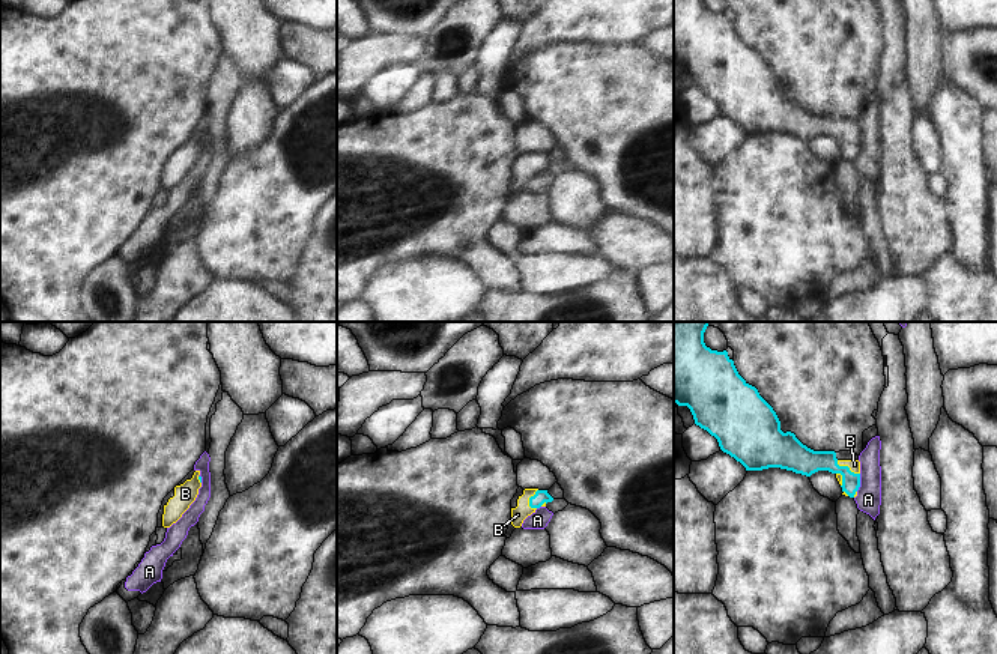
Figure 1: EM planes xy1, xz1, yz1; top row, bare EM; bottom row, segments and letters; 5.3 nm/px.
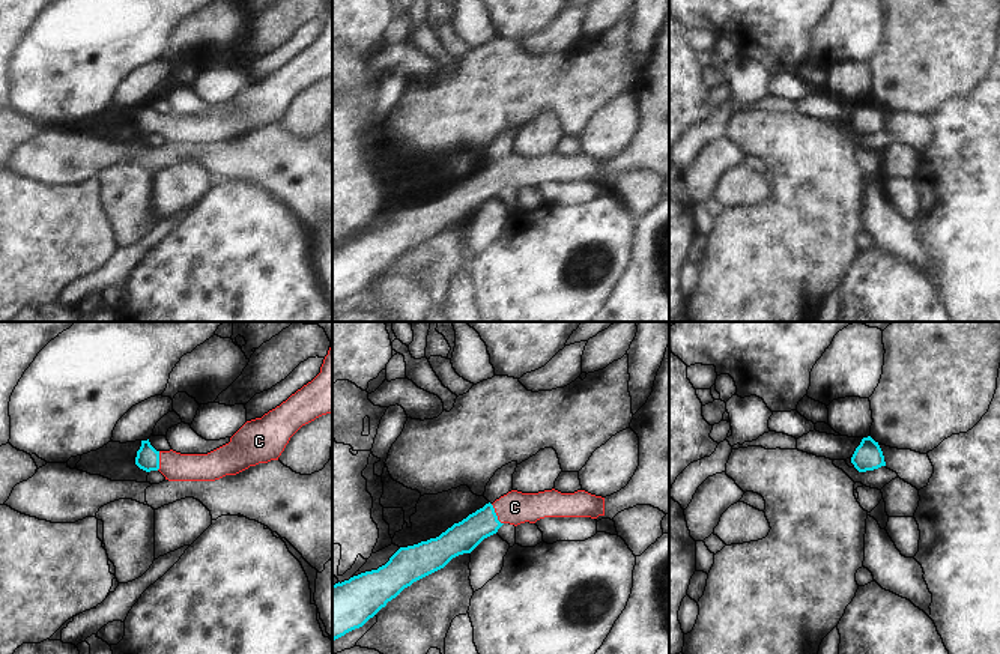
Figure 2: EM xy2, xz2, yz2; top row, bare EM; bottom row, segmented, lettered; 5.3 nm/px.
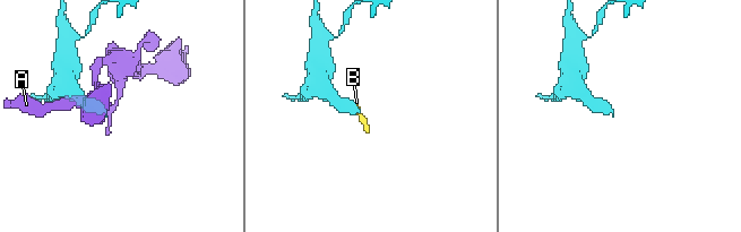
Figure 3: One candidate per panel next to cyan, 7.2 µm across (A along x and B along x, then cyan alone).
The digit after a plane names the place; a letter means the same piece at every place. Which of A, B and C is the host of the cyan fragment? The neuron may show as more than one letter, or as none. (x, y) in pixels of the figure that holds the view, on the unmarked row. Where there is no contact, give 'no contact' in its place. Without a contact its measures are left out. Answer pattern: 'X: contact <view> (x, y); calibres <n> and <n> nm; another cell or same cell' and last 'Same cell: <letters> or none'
A: contact yz1 (859, 146); calibres 110 and 140 nm; another cell
B: contact yz1 (847, 130); calibres 150 and 60 nm; same cell
C: contact xz2 (495, 178); calibres 170 and 170 nm; same cell
Same cell: B, C

